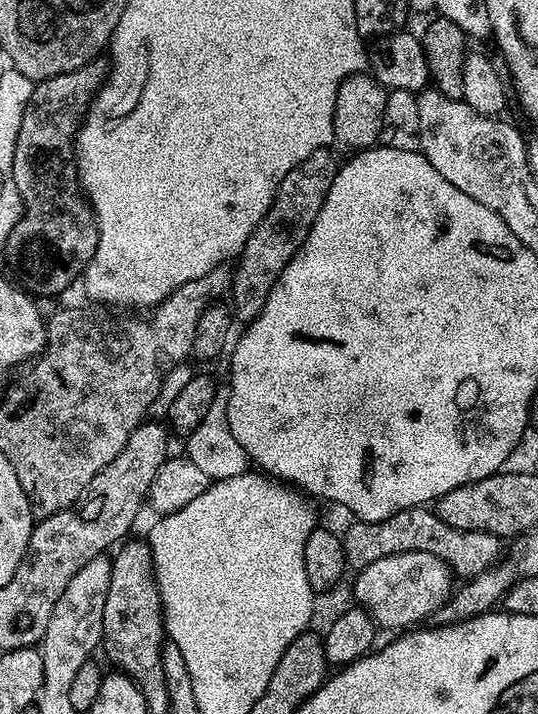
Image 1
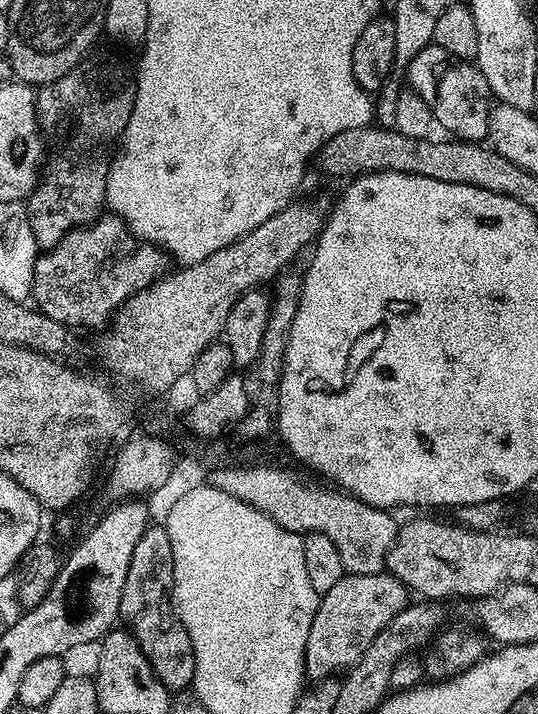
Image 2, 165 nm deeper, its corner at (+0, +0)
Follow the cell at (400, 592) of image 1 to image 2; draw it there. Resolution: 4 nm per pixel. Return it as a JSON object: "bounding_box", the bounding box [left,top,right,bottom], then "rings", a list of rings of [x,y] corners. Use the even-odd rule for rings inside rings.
{"bounding_box":[304,571,410,682],"rings":[[[387,571],[361,576],[345,574],[338,586],[321,595],[314,623],[310,625],[310,638],[306,638],[304,651],[307,679],[319,682],[351,668],[358,658],[362,658],[366,646],[370,646],[370,642],[374,642],[378,633],[387,626],[390,618],[408,607],[409,603],[410,589]]]}

